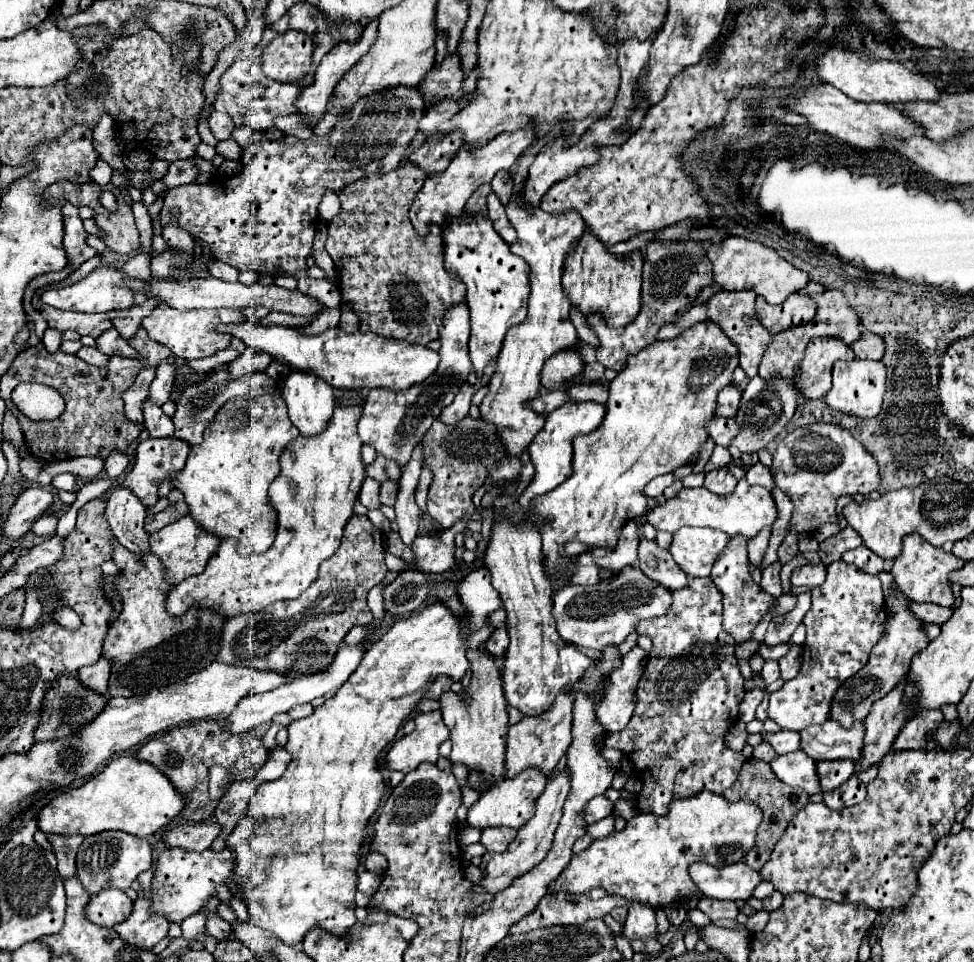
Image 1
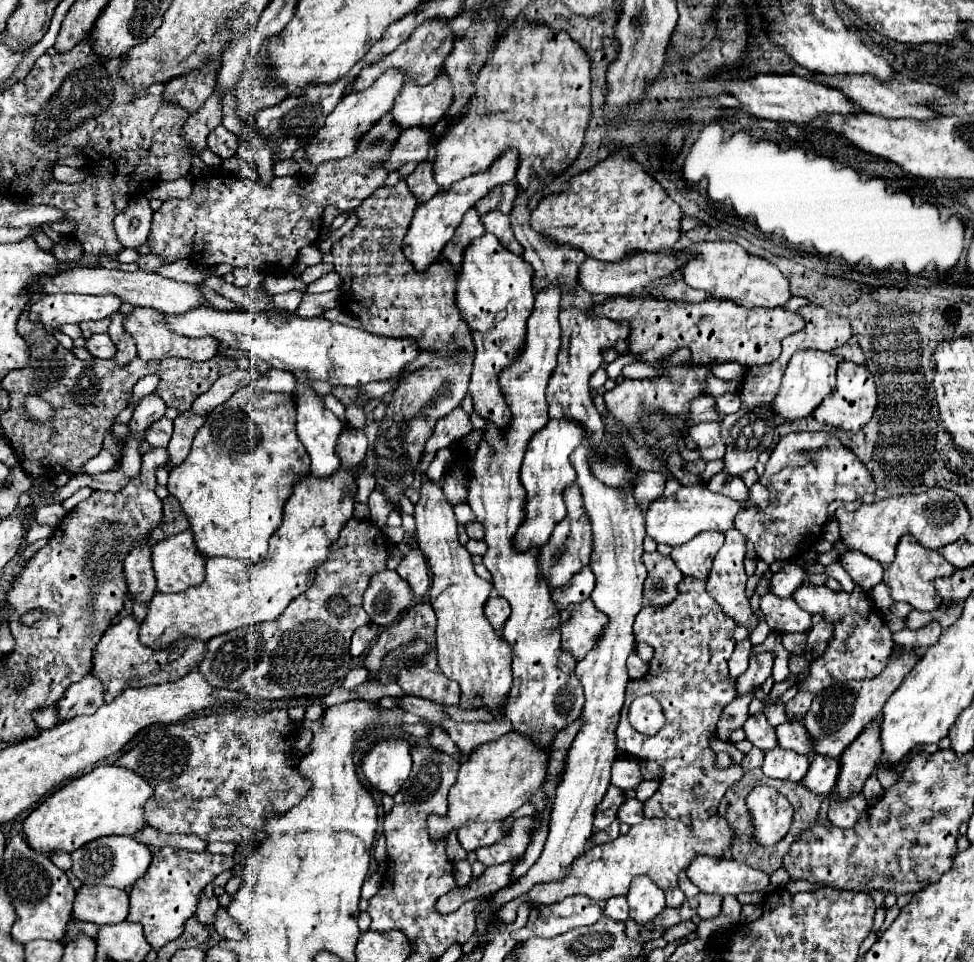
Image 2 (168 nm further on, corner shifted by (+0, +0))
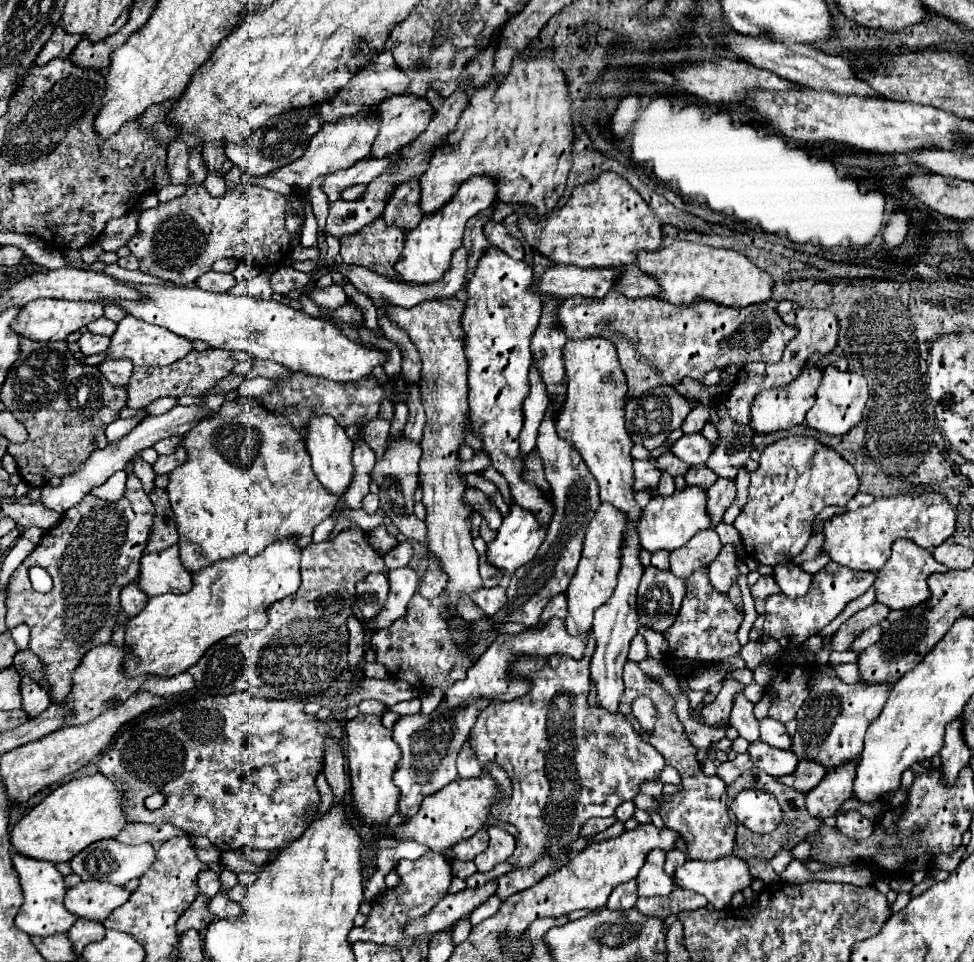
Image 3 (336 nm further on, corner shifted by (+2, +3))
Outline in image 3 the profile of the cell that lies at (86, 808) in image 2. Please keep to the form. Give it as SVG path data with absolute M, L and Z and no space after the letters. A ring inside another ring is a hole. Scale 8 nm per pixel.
M96 772L92 776L70 780L50 792L36 808L30 810L30 814L26 814L14 826L10 840L14 850L26 852L26 856L58 864L68 862L82 848L100 838L116 838L126 822L128 820L122 810L122 794L108 776Z

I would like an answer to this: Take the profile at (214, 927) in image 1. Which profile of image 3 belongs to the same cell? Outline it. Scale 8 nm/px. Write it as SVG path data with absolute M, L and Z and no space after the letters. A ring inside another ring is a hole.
M212 870L202 872L202 876L198 876L198 892L206 898L214 898L220 892L220 880L218 874Z

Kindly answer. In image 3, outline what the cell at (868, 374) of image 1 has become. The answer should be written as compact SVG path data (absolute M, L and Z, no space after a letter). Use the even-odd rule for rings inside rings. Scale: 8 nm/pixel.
M828 366L824 370L822 386L816 392L816 402L806 414L806 424L824 434L846 434L864 418L864 408L868 402L868 384L860 372L842 372L836 366Z

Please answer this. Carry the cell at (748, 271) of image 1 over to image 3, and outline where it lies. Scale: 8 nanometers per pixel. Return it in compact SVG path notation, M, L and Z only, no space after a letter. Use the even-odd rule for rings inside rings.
M674 240L658 250L642 250L638 256L638 266L648 272L662 286L662 300L674 304L690 304L694 300L706 298L724 306L750 306L756 302L766 302L774 292L774 278L754 266L744 254L726 248L712 248L696 242Z

